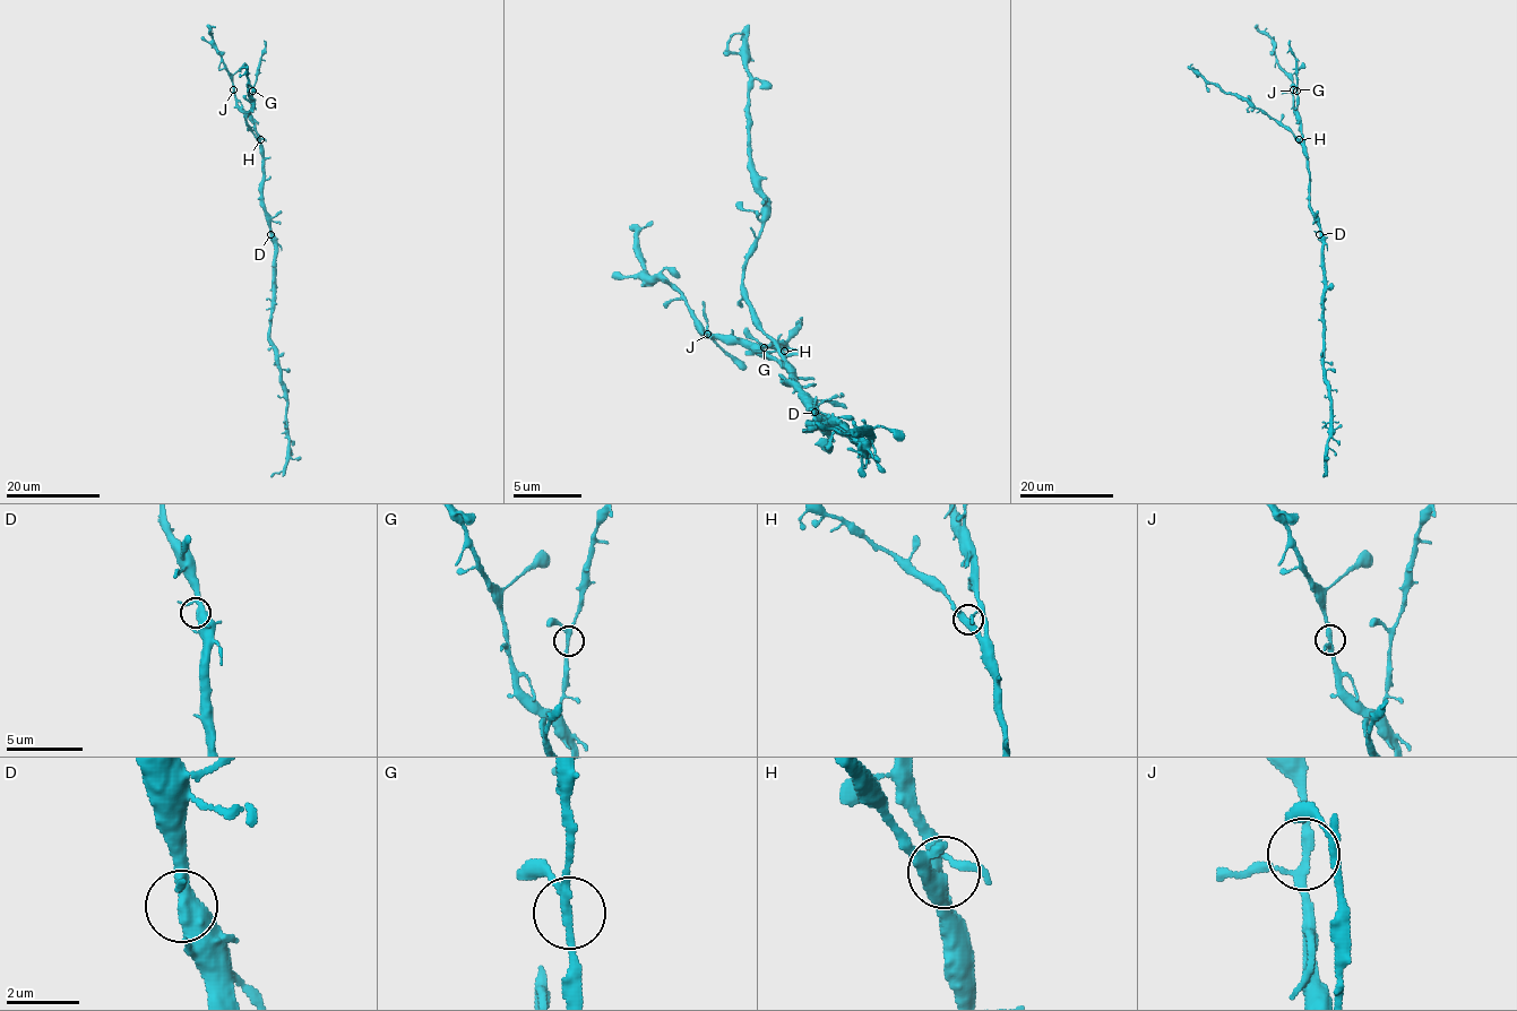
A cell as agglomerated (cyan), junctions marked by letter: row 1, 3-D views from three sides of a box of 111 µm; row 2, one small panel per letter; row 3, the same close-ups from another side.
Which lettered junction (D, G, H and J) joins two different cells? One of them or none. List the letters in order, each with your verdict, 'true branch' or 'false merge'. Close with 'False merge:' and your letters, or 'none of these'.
D: true branch
G: true branch
H: true branch
J: true branch
False merge: none of these

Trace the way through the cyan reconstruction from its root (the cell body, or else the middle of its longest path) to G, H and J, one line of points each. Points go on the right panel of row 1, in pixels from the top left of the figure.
G: (1322, 234), (1319, 219), (1310, 205), (1309, 162), (1296, 113), (1296, 91)
H: (1322, 234), (1319, 219), (1310, 205), (1307, 147), (1299, 139)
J: (1322, 234), (1319, 219), (1310, 205), (1308, 154), (1301, 118), (1293, 107), (1292, 91)

